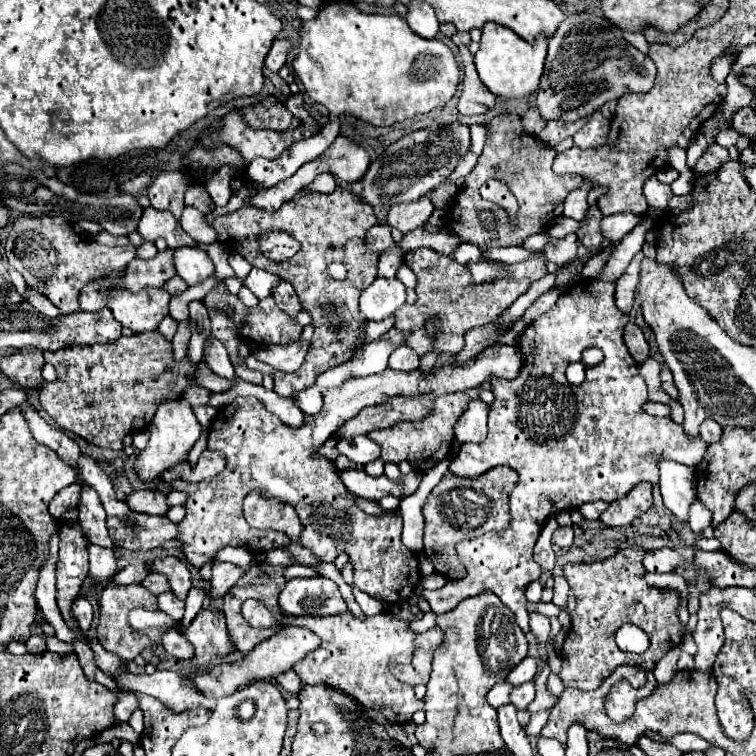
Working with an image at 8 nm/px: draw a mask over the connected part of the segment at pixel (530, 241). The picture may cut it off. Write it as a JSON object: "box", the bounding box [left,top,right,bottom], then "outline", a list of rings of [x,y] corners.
{"box":[521,232,549,252],"outline":[[[539,232],[539,234],[533,234],[533,236],[529,236],[521,246],[525,248],[525,250],[533,250],[533,252],[541,252],[543,250],[543,246],[545,246],[545,242],[549,240],[549,236],[545,234],[545,232]]]}

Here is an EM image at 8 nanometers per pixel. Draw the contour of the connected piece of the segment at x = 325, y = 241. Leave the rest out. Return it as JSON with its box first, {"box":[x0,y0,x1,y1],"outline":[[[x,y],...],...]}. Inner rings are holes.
{"box":[217,188,379,398],"outline":[[[337,188],[331,194],[297,194],[293,200],[285,202],[279,212],[265,214],[263,210],[243,206],[223,218],[217,218],[219,226],[219,242],[227,250],[237,250],[241,246],[241,256],[249,260],[249,264],[263,268],[271,274],[277,274],[281,280],[293,284],[301,310],[309,312],[311,324],[315,326],[309,352],[301,370],[295,374],[275,372],[275,386],[273,390],[283,396],[291,398],[293,392],[301,392],[307,386],[315,384],[315,378],[333,366],[341,366],[353,358],[353,352],[365,344],[361,340],[365,334],[365,322],[359,312],[359,296],[361,292],[377,278],[377,262],[379,256],[365,248],[365,236],[371,226],[377,224],[373,208],[359,200],[353,192],[345,188]],[[265,228],[285,228],[301,242],[301,250],[285,262],[269,262],[257,244],[259,230]],[[341,262],[347,266],[347,280],[333,280],[327,272],[327,264]]]}

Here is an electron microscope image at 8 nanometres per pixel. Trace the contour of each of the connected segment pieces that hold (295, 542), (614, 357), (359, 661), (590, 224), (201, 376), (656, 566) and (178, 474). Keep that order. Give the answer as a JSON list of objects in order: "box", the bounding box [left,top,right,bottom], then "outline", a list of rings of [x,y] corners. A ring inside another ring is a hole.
[{"box":[243,492,319,564],"outline":[[[251,492],[245,498],[243,514],[249,526],[261,528],[261,530],[279,530],[285,532],[291,538],[289,550],[299,564],[319,564],[313,554],[309,554],[301,544],[299,544],[299,534],[301,534],[301,522],[293,510],[293,506],[283,504],[279,500],[265,498],[261,492]]]},{"box":[417,216,707,634],"outline":[[[645,216],[645,222],[621,240],[611,252],[599,281],[579,280],[577,286],[561,294],[547,314],[527,326],[519,346],[525,358],[529,358],[529,366],[521,370],[519,378],[513,382],[491,378],[495,402],[489,412],[487,440],[481,444],[461,444],[449,464],[449,472],[477,478],[493,466],[511,466],[519,474],[519,484],[509,500],[511,524],[499,536],[466,538],[457,544],[455,550],[467,576],[451,580],[449,588],[445,584],[439,590],[417,594],[419,600],[429,602],[431,612],[445,614],[461,600],[491,590],[511,608],[517,624],[527,634],[530,626],[525,590],[541,576],[541,566],[533,560],[533,546],[549,516],[559,510],[575,510],[585,502],[615,502],[643,480],[657,484],[657,458],[671,458],[693,468],[701,462],[707,450],[701,438],[685,438],[681,424],[649,416],[641,410],[647,400],[647,386],[623,342],[623,328],[629,316],[615,306],[615,282],[641,250],[651,222]],[[591,346],[601,348],[605,360],[595,368],[585,368],[587,378],[581,386],[571,386],[565,380],[565,368],[571,362],[581,362],[581,352]]]},{"box":[243,600,423,724],"outline":[[[249,600],[243,604],[243,618],[253,628],[271,628],[271,626],[301,626],[315,632],[321,638],[321,646],[311,650],[301,662],[293,666],[299,678],[309,684],[325,684],[335,690],[345,692],[361,706],[381,712],[389,722],[407,724],[415,710],[423,708],[423,700],[415,698],[413,686],[399,682],[395,676],[389,676],[389,664],[397,660],[411,660],[413,656],[413,638],[415,634],[407,628],[407,622],[397,620],[395,616],[383,612],[365,620],[357,620],[351,612],[325,616],[325,618],[297,618],[289,614],[273,616],[261,602]]]},{"box":[575,206,603,252],"outline":[[[589,206],[583,226],[575,232],[579,242],[583,246],[587,246],[587,250],[591,250],[591,252],[599,252],[603,246],[603,234],[601,234],[601,226],[599,226],[601,218],[603,218],[603,214],[601,214],[599,206]]]},{"box":[193,360,233,392],"outline":[[[201,360],[201,366],[193,372],[193,380],[199,382],[199,386],[211,390],[211,392],[225,392],[227,388],[233,386],[233,382],[225,382],[225,378],[223,380],[217,378],[203,360]]]},{"box":[643,548,681,572],"outline":[[[673,548],[647,550],[643,556],[643,566],[647,572],[671,572],[681,564],[681,556]]]},{"box":[160,450,227,483],"outline":[[[203,450],[203,454],[201,454],[195,468],[191,468],[187,462],[183,462],[181,466],[175,466],[171,470],[163,472],[160,478],[167,483],[174,480],[201,482],[201,480],[209,480],[209,478],[217,476],[225,468],[225,464],[227,464],[227,460],[225,460],[225,456],[221,452]]]}]

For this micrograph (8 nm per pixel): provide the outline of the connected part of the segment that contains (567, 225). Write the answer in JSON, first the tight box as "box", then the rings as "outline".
{"box":[547,216,581,238],"outline":[[[561,216],[561,218],[557,218],[557,222],[551,222],[551,224],[549,224],[547,234],[549,234],[551,238],[565,238],[567,234],[573,234],[573,232],[579,228],[579,224],[581,224],[581,222],[577,222],[577,220],[569,220],[569,218]]]}

